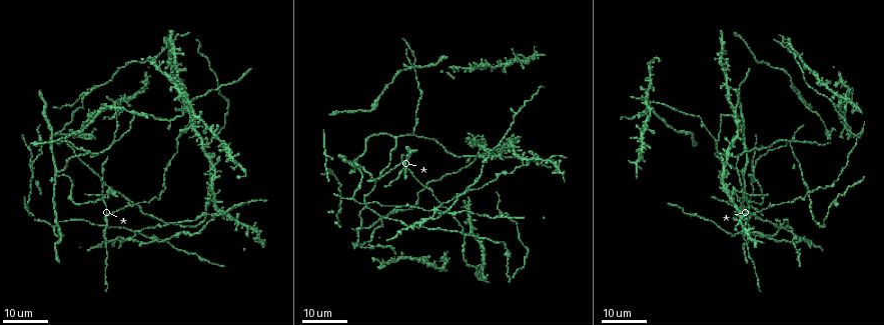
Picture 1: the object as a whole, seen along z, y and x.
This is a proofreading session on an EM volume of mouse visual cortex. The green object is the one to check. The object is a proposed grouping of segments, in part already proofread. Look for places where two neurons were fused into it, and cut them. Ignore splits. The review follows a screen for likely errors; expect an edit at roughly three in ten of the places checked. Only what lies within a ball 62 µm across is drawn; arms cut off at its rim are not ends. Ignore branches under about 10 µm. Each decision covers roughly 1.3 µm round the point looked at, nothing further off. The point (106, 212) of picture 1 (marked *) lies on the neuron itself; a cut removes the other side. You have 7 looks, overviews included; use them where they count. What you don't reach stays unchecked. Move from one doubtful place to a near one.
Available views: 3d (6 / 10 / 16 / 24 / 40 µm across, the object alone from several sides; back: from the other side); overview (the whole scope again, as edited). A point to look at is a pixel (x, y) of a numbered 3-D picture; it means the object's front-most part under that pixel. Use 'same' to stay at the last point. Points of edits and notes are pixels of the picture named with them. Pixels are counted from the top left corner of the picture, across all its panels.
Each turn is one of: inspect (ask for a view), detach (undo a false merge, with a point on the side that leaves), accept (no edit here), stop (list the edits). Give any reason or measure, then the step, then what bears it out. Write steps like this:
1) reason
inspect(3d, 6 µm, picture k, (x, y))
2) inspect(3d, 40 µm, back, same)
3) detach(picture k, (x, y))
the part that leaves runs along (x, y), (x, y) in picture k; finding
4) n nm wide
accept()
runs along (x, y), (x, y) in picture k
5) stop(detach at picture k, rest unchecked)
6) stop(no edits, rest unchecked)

side arm on a straight run
inspect(3d, 24 µm, picture 1, (108, 220))

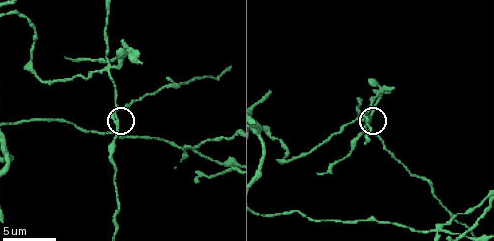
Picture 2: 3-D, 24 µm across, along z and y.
inspect(3d, 6 µm, picture 2, (115, 124))

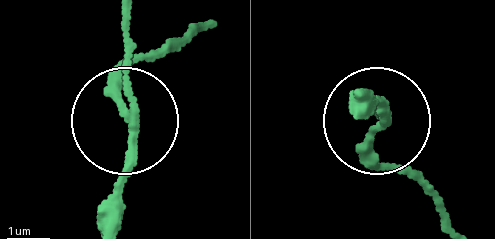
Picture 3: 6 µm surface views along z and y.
3 arms
accept()
runs along (128, 35), (117, 225) in picture 3; one neuron here

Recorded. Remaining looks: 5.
four-way junction
inspect(3d, 16 µm, picture 2, (358, 116))

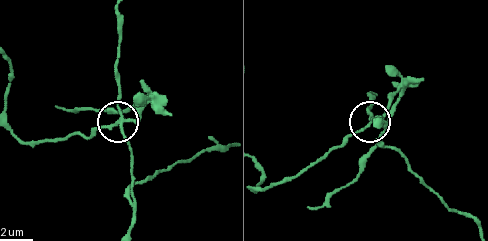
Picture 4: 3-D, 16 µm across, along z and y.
4 arms
detach(picture 4, (137, 119))
a second neuron is stuck on

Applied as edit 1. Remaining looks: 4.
inspect(overview)

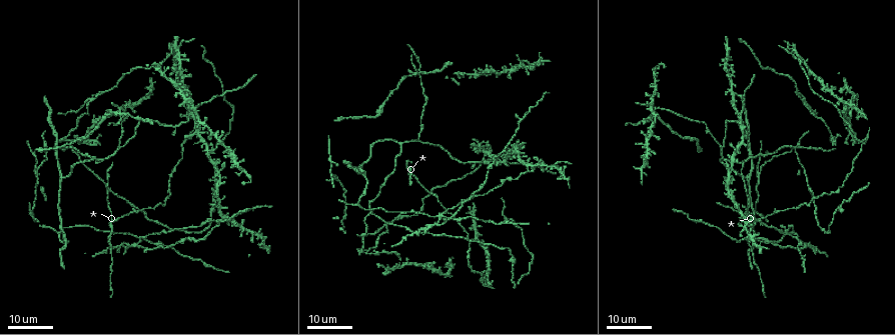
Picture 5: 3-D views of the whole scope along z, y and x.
four-way junction
inspect(3d, 24 µm, picture 5, (439, 216))

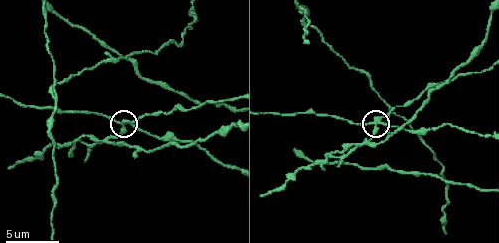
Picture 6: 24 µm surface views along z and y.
zoom in
inspect(3d, 10 µm, picture 6, (375, 124))

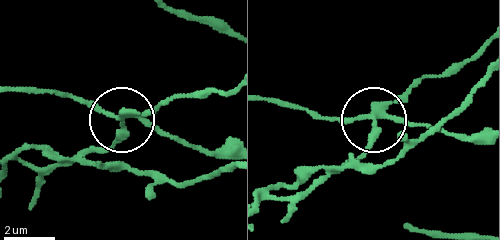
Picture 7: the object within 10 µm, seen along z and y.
detach(picture 7, (123, 139))
the part that leaves runs along (376, 115), (361, 158), (383, 165), (408, 152), (479, 81) in picture 7; a second neuron is stuck on

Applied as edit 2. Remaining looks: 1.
stop(detach at picture 4, detach at picture 7, rest unchecked)

